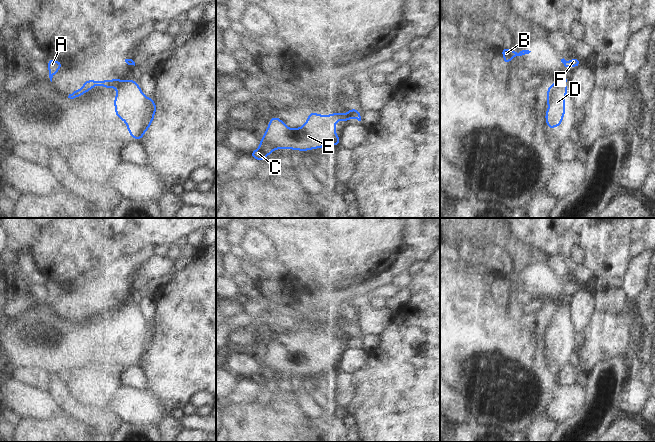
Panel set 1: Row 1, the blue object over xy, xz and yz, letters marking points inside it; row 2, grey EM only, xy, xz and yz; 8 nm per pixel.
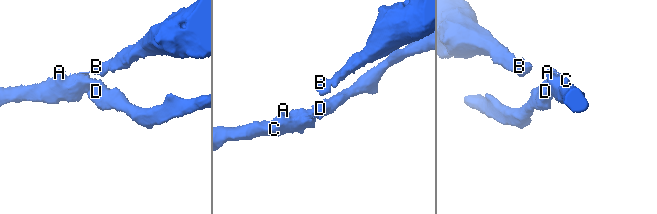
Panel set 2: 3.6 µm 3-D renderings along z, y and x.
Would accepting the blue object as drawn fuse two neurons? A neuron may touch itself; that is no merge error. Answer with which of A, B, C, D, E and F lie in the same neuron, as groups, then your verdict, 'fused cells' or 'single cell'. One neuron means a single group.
groups A B C E F / D; fused cells

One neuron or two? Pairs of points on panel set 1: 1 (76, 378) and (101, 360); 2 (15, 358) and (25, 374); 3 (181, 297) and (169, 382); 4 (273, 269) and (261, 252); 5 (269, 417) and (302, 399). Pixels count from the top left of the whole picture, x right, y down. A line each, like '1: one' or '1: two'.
1: two
2: two
3: one
4: one
5: two

